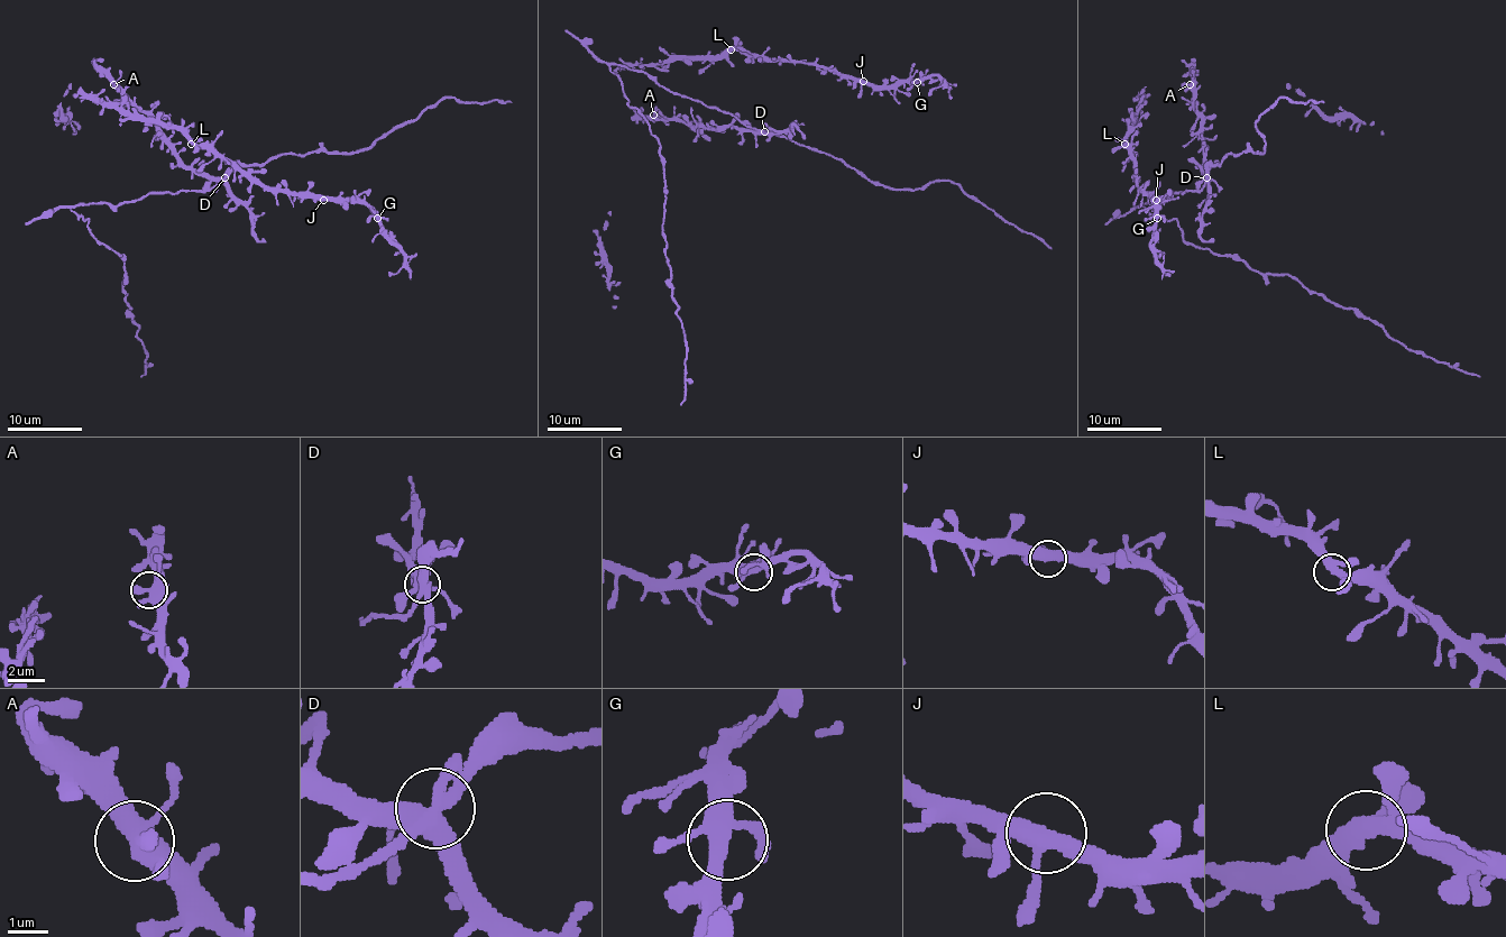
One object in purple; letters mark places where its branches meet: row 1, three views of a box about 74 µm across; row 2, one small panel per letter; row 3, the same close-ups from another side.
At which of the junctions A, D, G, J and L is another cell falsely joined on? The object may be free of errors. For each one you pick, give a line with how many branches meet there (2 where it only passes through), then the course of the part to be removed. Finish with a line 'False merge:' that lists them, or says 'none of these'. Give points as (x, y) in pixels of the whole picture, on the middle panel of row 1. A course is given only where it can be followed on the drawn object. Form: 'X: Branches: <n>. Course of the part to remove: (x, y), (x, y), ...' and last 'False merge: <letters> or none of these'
False merge: none of these

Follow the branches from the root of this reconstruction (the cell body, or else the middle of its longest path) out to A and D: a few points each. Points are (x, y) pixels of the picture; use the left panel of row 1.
A: (195, 190), (201, 190), (210, 181), (187, 168), (165, 135), (113, 84)
D: (195, 190), (225, 177)

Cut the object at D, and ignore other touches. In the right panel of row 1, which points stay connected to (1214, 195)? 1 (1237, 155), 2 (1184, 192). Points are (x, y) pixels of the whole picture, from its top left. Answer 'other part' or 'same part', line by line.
1: other part
2: other part

